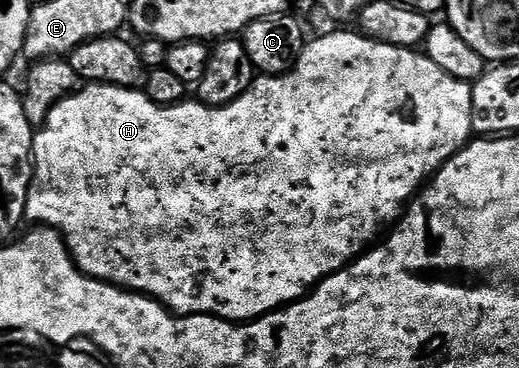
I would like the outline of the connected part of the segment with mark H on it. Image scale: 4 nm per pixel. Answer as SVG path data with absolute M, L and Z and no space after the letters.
M353 31L353 33L328 33L325 37L318 38L317 41L309 40L305 44L303 51L300 52L300 58L296 61L296 66L290 72L283 73L281 77L257 76L256 80L252 82L251 89L244 92L238 99L234 99L234 103L223 105L222 107L203 105L199 99L185 99L179 101L177 105L159 105L150 100L147 92L141 91L139 88L123 89L117 85L88 83L79 91L69 93L68 96L63 97L50 110L46 123L32 138L32 182L28 188L24 215L29 222L31 220L36 221L32 223L40 227L55 229L63 237L68 254L72 256L72 262L84 272L85 277L107 281L110 285L119 285L122 289L152 297L177 315L201 313L211 317L220 317L223 321L243 323L245 321L254 321L257 317L264 317L267 313L274 312L275 309L282 309L286 305L293 305L295 301L302 300L321 281L326 280L327 277L334 275L338 271L342 271L347 265L352 264L361 253L373 248L381 234L400 220L408 202L420 192L425 182L434 176L459 149L464 148L469 141L473 140L473 137L472 85L469 82L462 79L454 79L454 75L446 75L446 71L442 71L442 67L438 67L438 63L434 63L423 52L416 49L399 49L396 45L372 41L359 31Z

